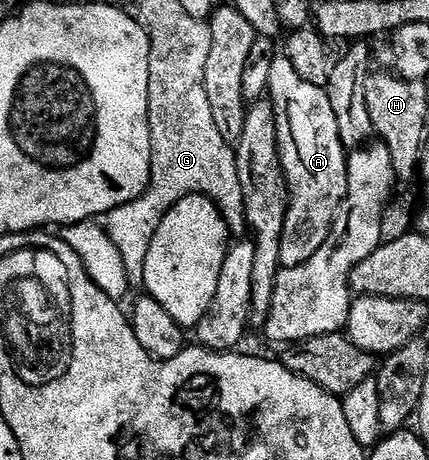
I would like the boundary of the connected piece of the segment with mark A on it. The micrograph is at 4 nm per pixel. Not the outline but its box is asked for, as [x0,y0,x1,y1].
[266,54,348,268]

